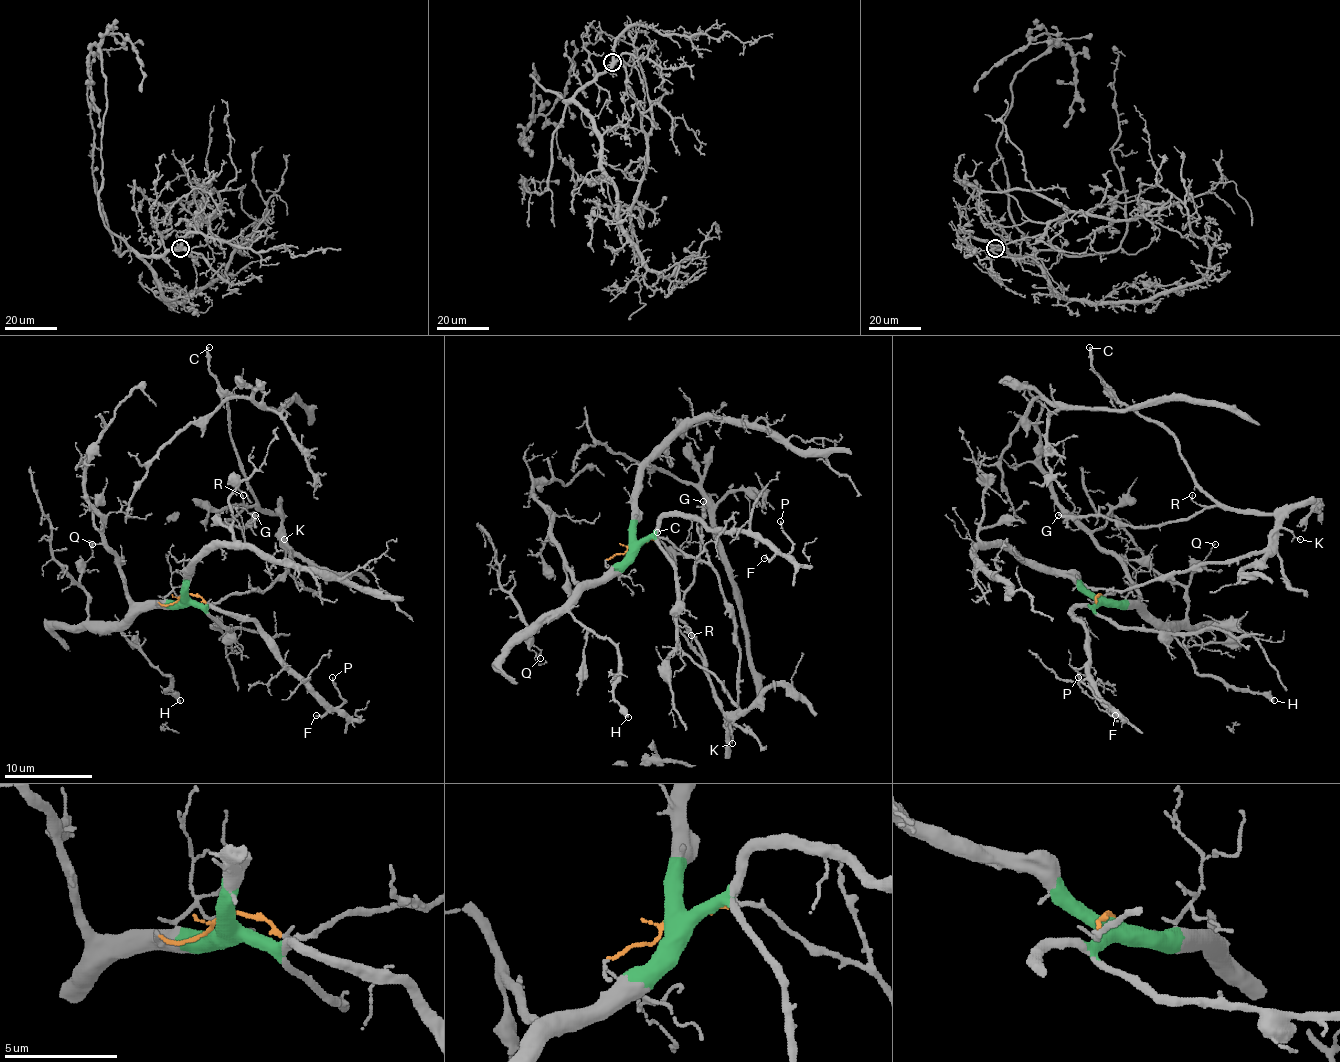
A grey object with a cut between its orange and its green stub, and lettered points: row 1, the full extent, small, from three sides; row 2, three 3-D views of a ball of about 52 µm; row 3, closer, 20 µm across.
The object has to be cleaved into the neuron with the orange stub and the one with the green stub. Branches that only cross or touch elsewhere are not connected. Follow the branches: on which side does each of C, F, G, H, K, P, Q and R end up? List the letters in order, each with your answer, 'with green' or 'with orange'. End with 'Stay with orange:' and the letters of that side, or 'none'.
C: with orange
F: with green
G: with orange
H: with green
K: with orange
P: with green
Q: with green
R: with orange
Stay with orange: C, G, K, R

